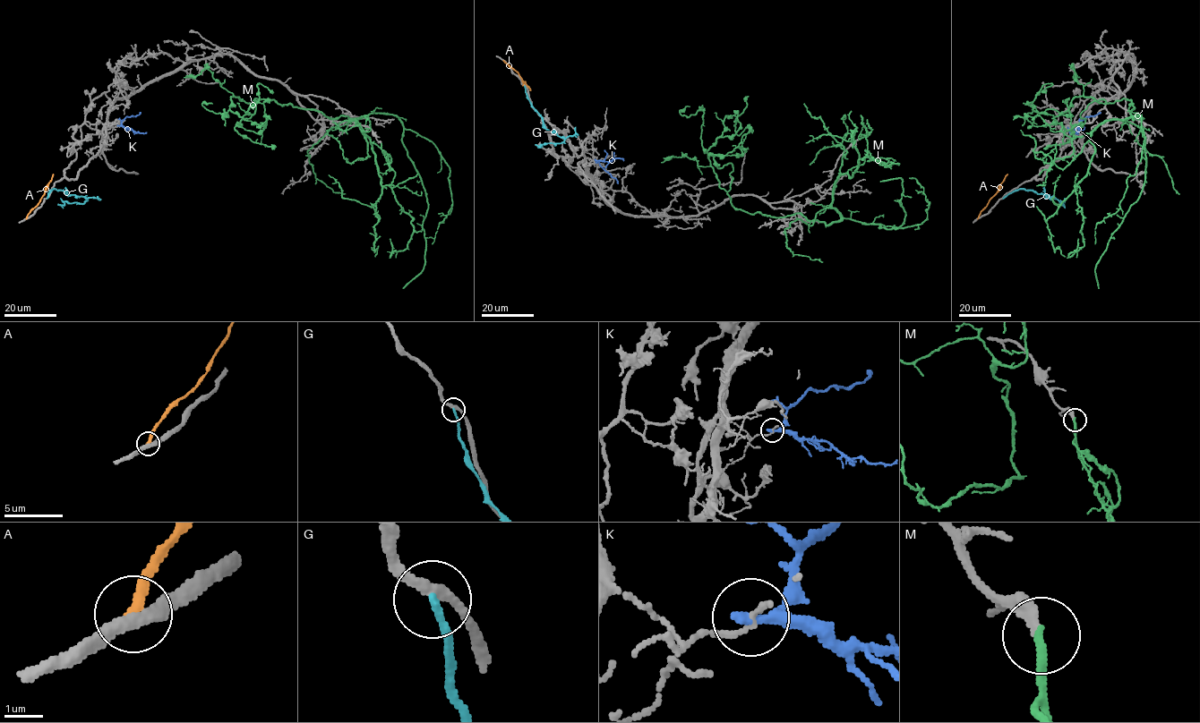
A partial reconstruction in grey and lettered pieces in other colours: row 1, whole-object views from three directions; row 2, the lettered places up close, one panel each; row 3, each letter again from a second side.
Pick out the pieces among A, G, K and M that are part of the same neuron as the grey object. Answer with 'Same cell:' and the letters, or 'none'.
Same cell: none

